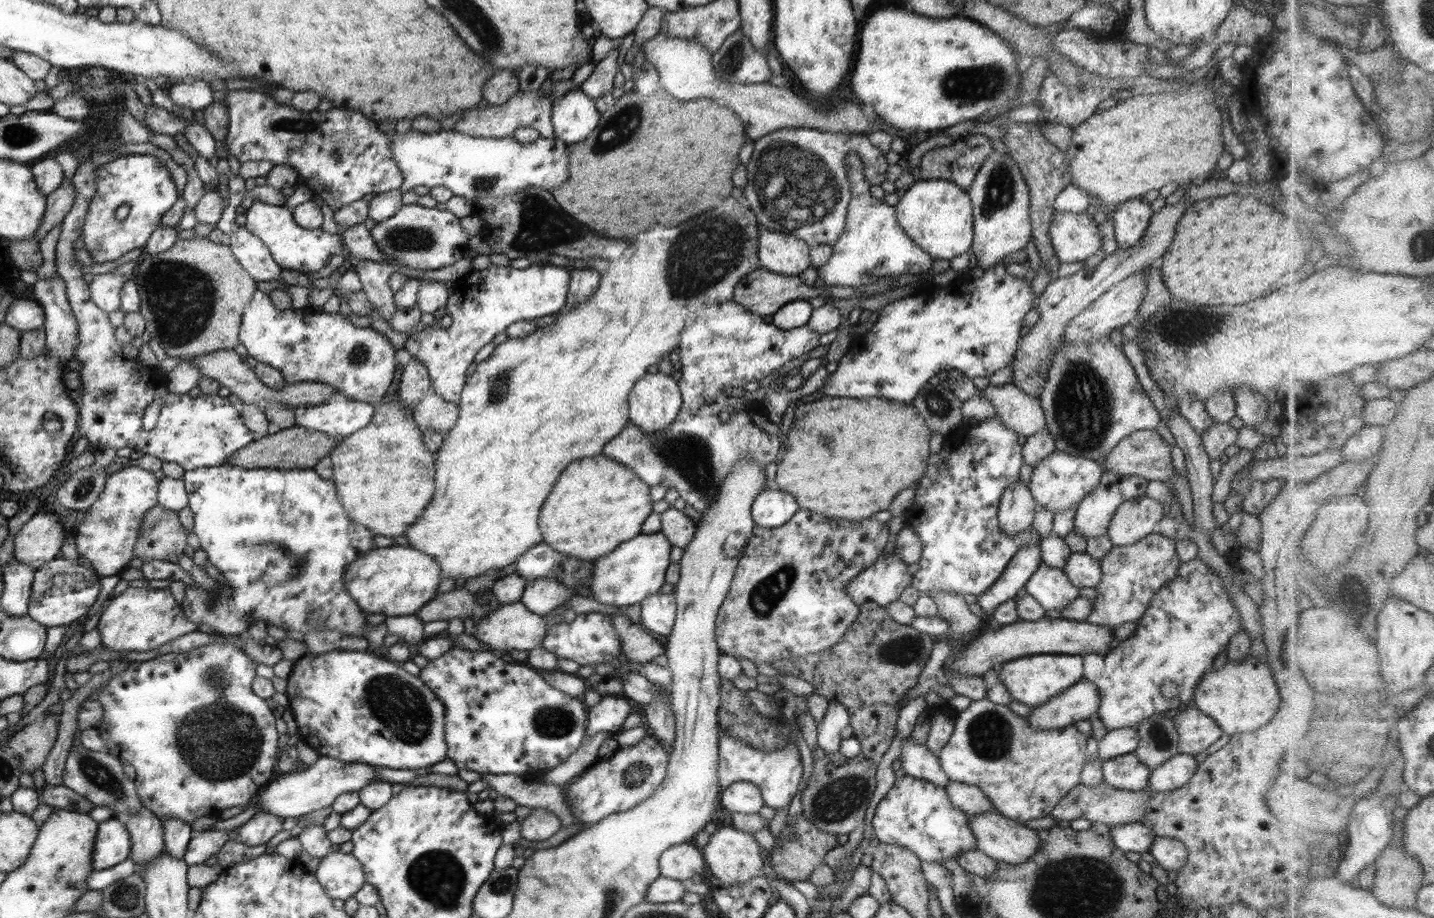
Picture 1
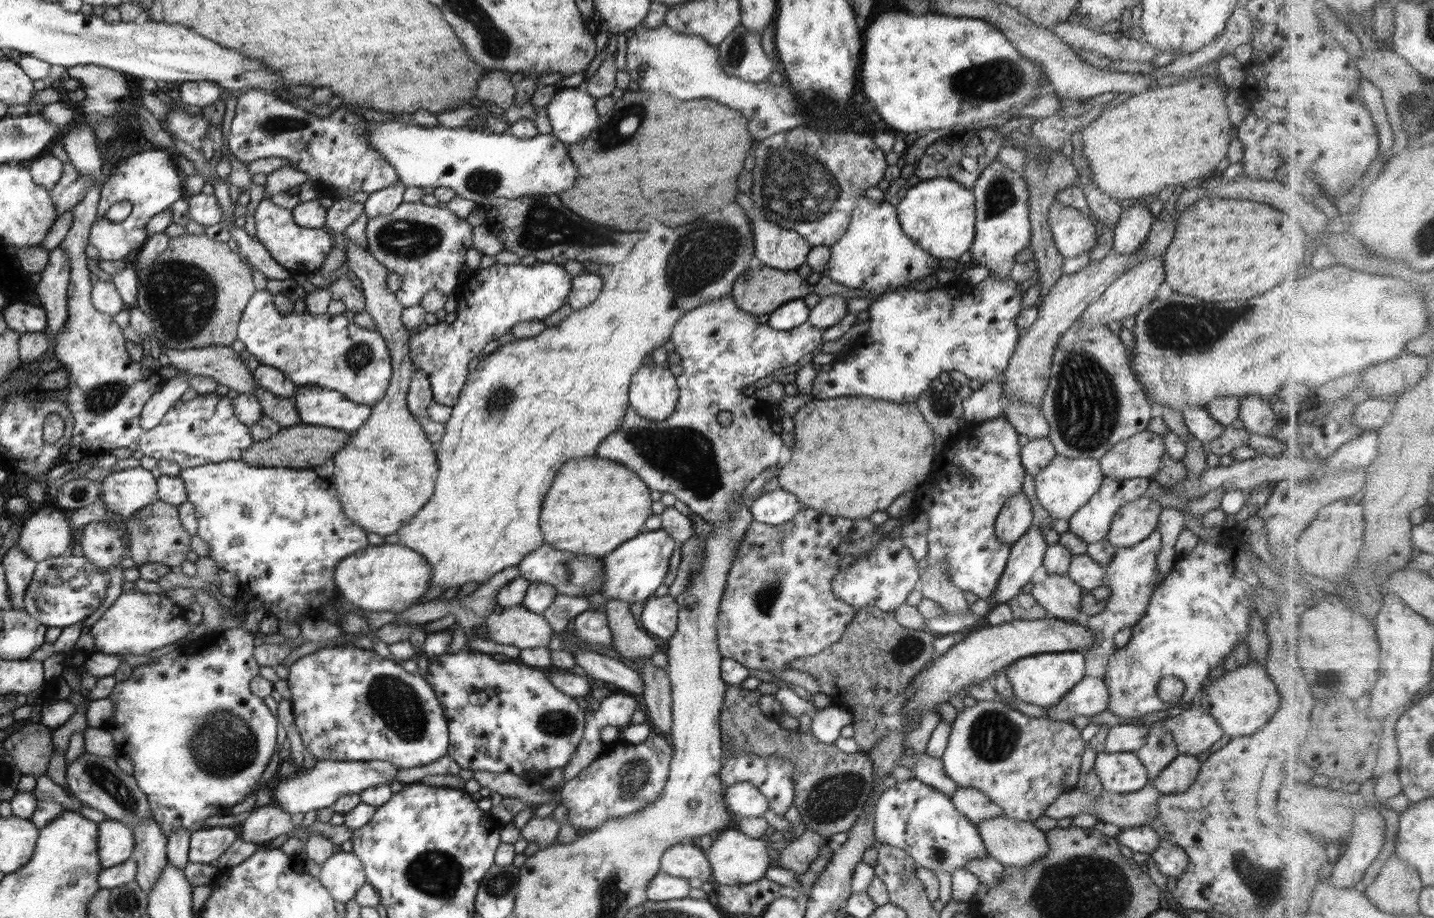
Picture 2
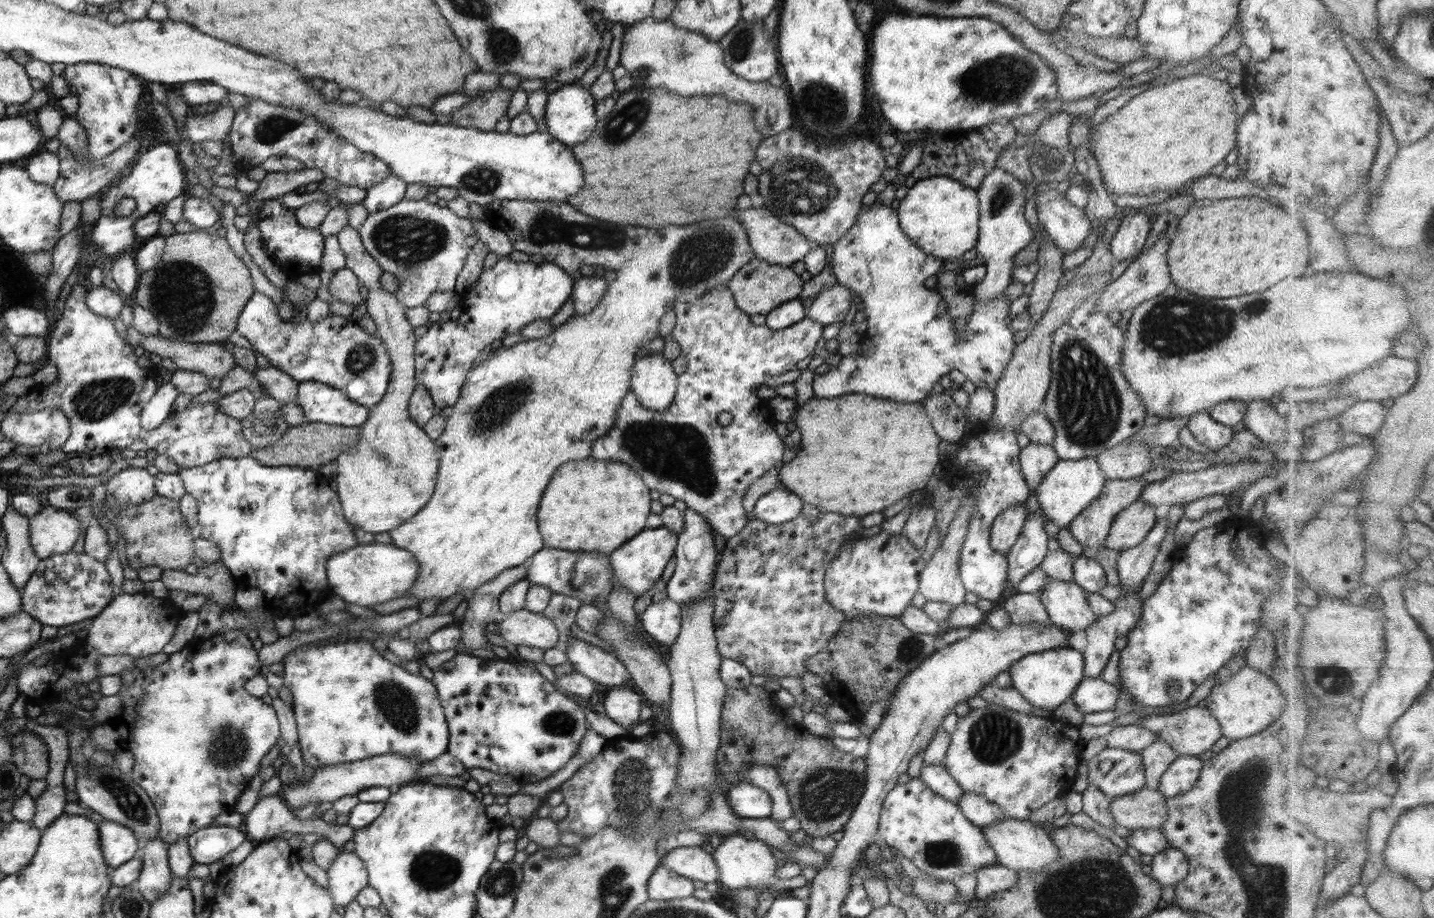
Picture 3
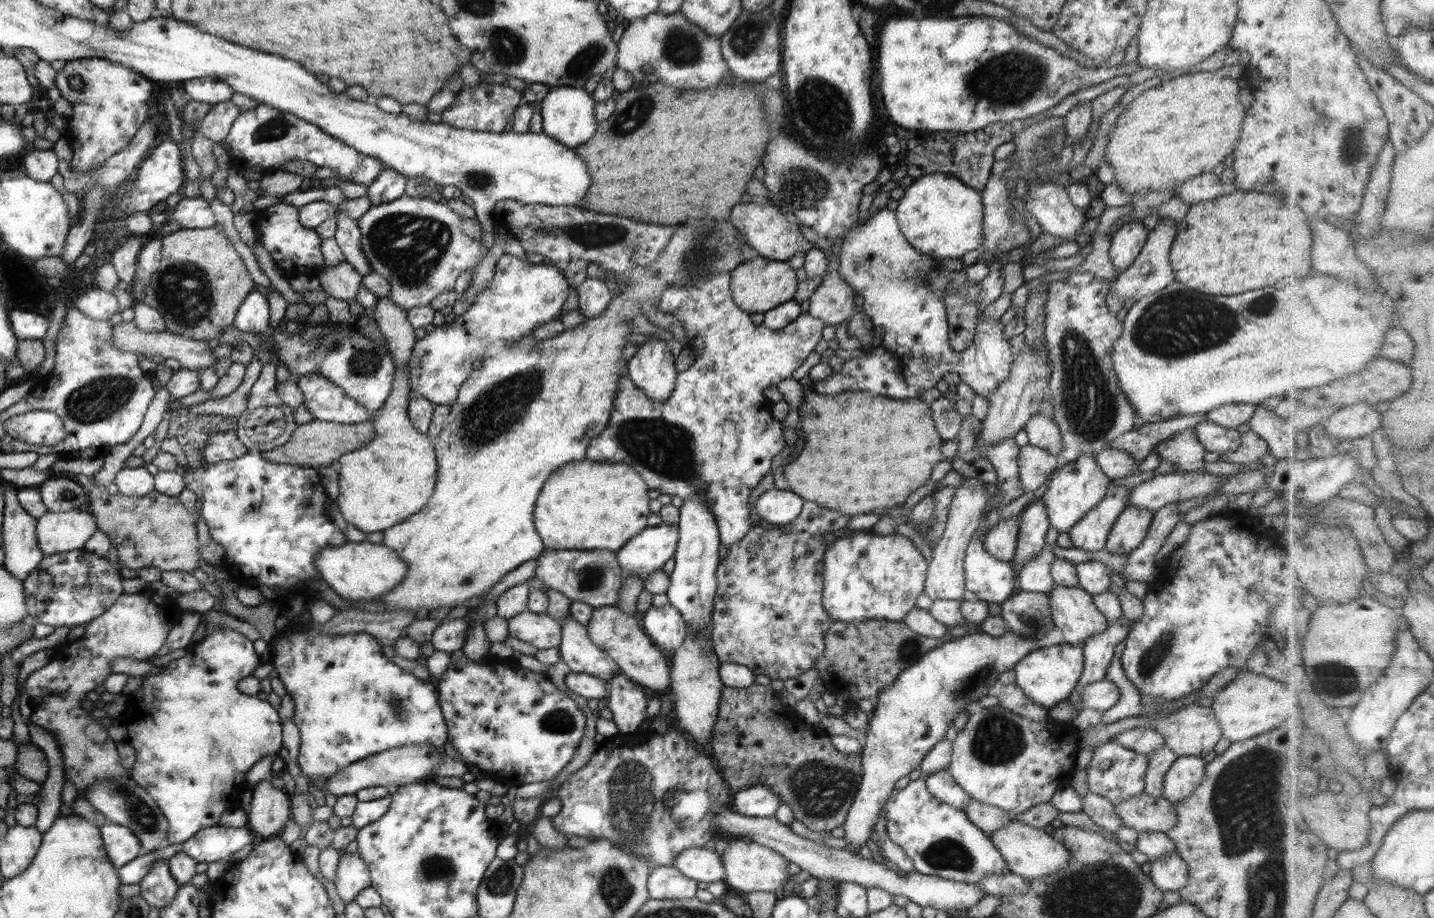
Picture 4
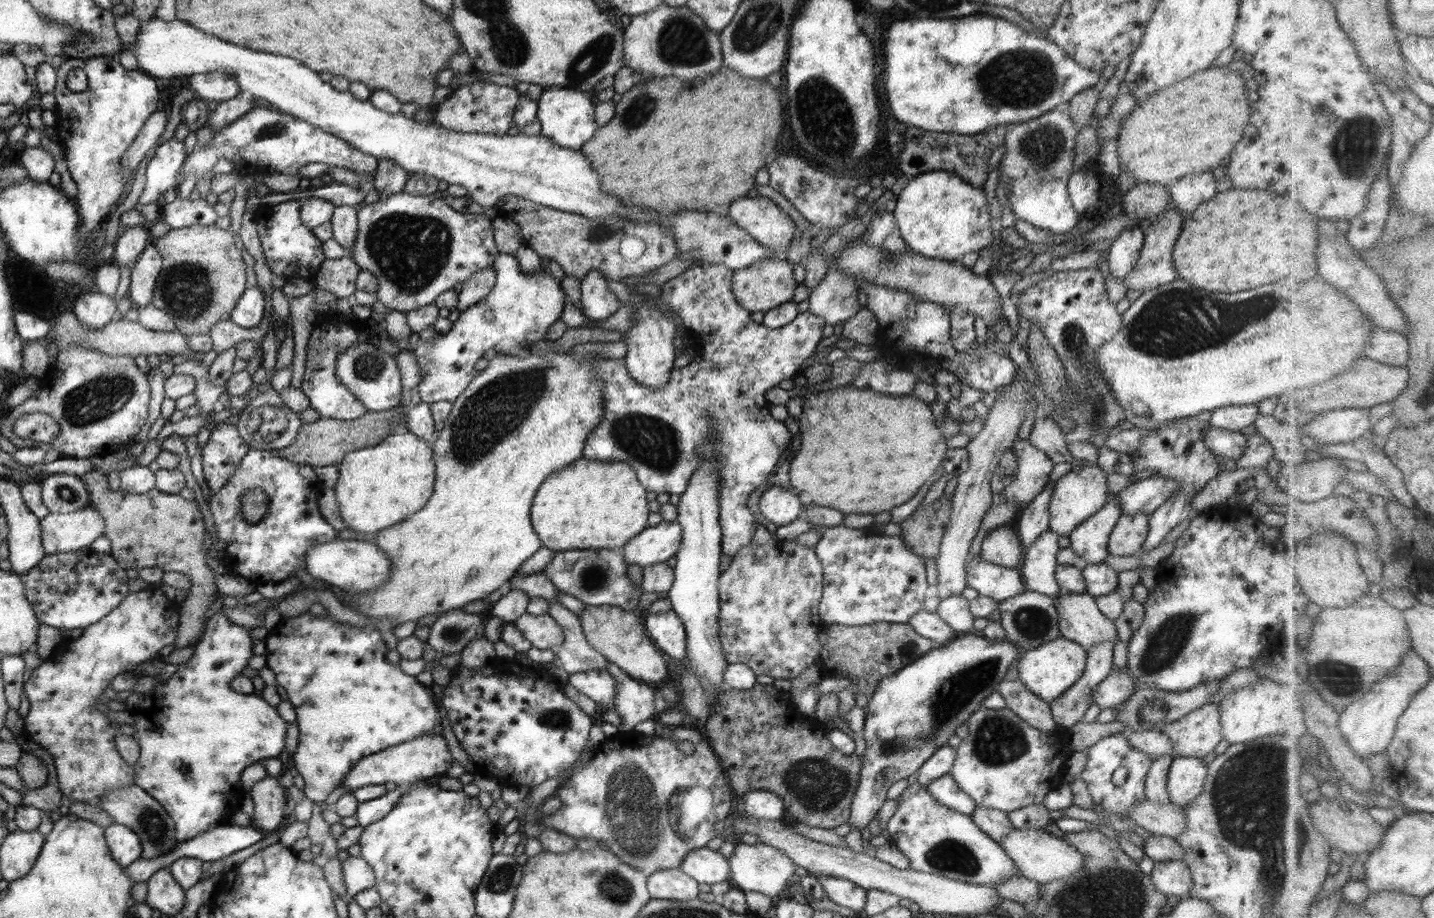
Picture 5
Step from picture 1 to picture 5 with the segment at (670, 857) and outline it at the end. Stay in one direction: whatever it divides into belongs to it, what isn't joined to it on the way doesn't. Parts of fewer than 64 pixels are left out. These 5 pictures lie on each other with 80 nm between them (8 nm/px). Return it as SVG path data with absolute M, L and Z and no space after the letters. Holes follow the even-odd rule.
M707 847L692 850L682 861L680 870L699 884L718 884L731 880L728 858Z

